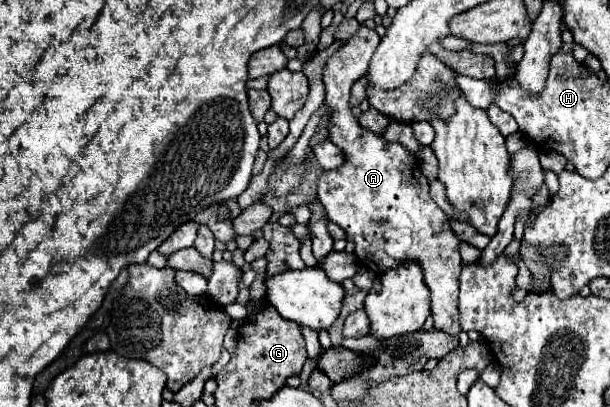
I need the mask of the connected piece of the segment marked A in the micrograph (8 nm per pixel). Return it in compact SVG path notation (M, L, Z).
M360 24L358 32L346 40L324 66L326 104L334 108L328 120L330 140L342 148L346 160L340 168L322 172L318 178L318 198L332 222L346 230L346 240L356 244L360 264L376 276L394 270L404 262L416 262L424 272L424 282L430 288L430 314L434 328L458 336L458 274L460 274L460 240L448 224L448 216L432 202L428 180L420 172L418 160L398 142L388 142L382 136L362 128L354 120L348 106L352 84L368 70L370 58L380 44L376 30Z

